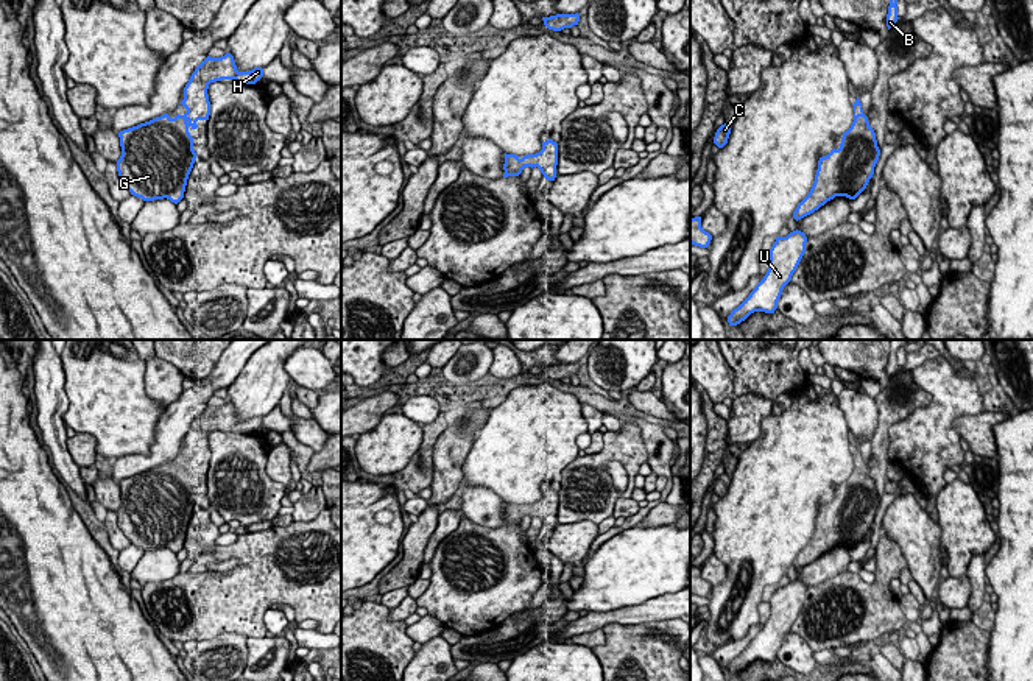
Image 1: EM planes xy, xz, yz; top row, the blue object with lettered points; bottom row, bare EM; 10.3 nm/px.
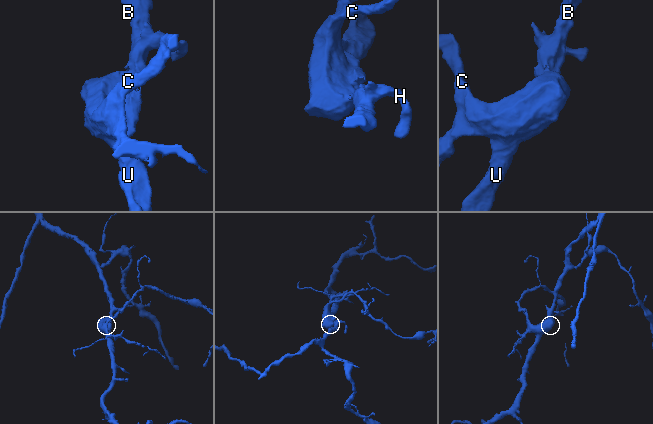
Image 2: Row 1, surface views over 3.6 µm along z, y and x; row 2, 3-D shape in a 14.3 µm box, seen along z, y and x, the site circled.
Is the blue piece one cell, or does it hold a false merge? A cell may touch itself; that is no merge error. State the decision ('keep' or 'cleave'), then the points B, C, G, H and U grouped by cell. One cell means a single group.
keep; B C G H U

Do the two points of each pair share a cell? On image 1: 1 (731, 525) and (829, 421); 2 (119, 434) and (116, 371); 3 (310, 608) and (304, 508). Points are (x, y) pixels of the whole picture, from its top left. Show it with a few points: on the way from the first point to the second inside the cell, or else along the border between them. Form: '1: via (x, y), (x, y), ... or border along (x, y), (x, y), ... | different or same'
1: via (758, 499), (806, 448) | same
2: via (119, 418), (116, 387) | same
3: border along (324, 507), (309, 521), (293, 521) | different

